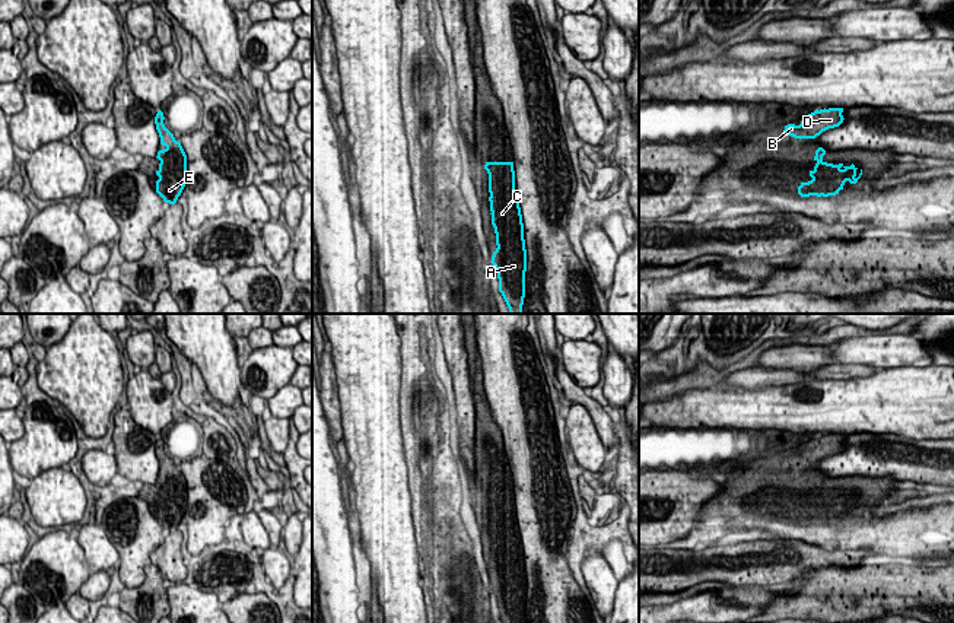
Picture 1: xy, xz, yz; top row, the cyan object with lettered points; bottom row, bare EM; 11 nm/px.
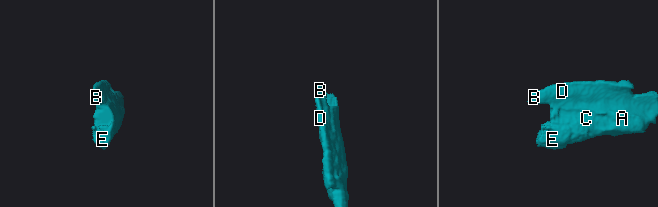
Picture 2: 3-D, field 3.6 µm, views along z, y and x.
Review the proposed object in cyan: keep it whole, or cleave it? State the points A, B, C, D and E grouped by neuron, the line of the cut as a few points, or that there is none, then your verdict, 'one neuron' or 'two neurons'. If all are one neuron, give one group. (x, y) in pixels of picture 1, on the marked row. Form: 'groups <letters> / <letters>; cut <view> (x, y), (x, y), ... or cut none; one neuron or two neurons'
groups A B C D E; cut none; one neuron

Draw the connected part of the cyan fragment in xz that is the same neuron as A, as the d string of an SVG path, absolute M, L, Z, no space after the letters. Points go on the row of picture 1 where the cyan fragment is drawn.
M486 162L489 174L489 201L496 233L492 264L511 314L522 314L525 298L527 249L524 223L515 190L513 162Z

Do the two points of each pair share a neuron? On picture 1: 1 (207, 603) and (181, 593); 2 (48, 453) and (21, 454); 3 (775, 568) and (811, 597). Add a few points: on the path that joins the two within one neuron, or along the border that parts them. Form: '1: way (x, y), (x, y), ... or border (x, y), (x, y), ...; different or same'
1: way (202, 603), (191, 603), (187, 598); same
2: way (41, 453), (28, 454); same
3: border (805, 574), (776, 587); different

